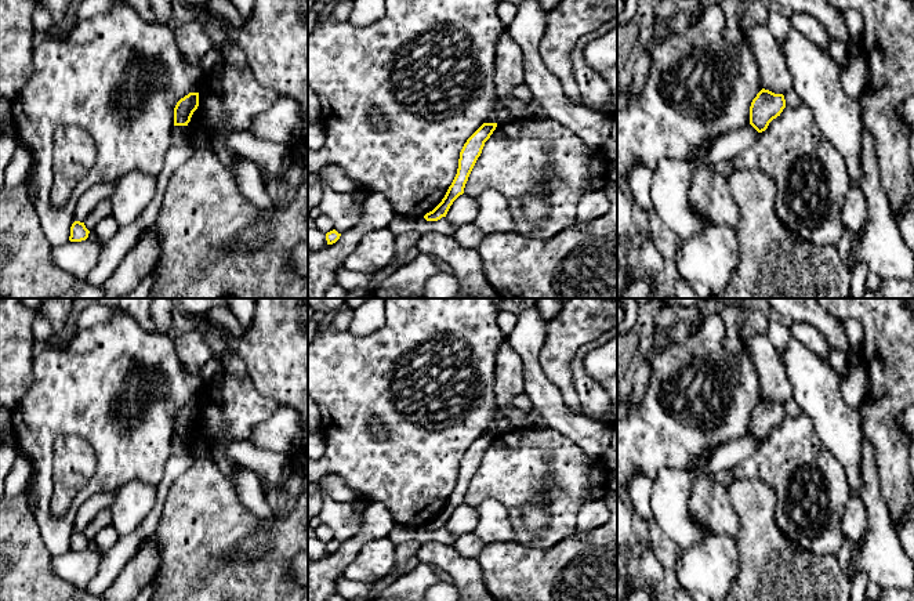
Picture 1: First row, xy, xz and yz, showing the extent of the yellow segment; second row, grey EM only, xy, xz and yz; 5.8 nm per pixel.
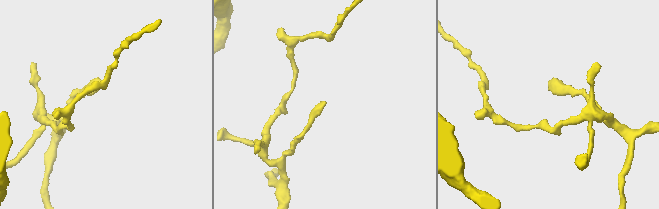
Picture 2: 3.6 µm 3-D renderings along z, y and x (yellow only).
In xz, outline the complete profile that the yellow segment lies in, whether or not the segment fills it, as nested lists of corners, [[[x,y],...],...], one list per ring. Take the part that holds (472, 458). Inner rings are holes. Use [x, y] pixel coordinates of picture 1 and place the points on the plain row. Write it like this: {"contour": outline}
{"contour": [[[483,432],[464,453],[460,468],[457,484],[449,496],[442,511],[429,522],[424,525],[427,531],[438,531],[442,526],[446,526],[453,511],[464,503],[465,493],[468,486],[482,463],[485,452],[490,448],[493,441],[496,439],[497,432]]]}

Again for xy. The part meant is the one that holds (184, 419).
{"contour": [[[189,402],[174,417],[174,435],[188,435],[193,421],[199,416],[199,402]]]}

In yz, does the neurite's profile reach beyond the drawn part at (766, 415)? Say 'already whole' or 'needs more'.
already whole

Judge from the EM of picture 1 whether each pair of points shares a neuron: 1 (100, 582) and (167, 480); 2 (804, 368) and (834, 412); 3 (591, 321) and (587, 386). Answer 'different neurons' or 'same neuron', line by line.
1: same neuron
2: same neuron
3: different neurons

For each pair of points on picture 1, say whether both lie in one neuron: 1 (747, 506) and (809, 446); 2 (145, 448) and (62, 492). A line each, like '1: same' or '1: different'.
1: different
2: different

